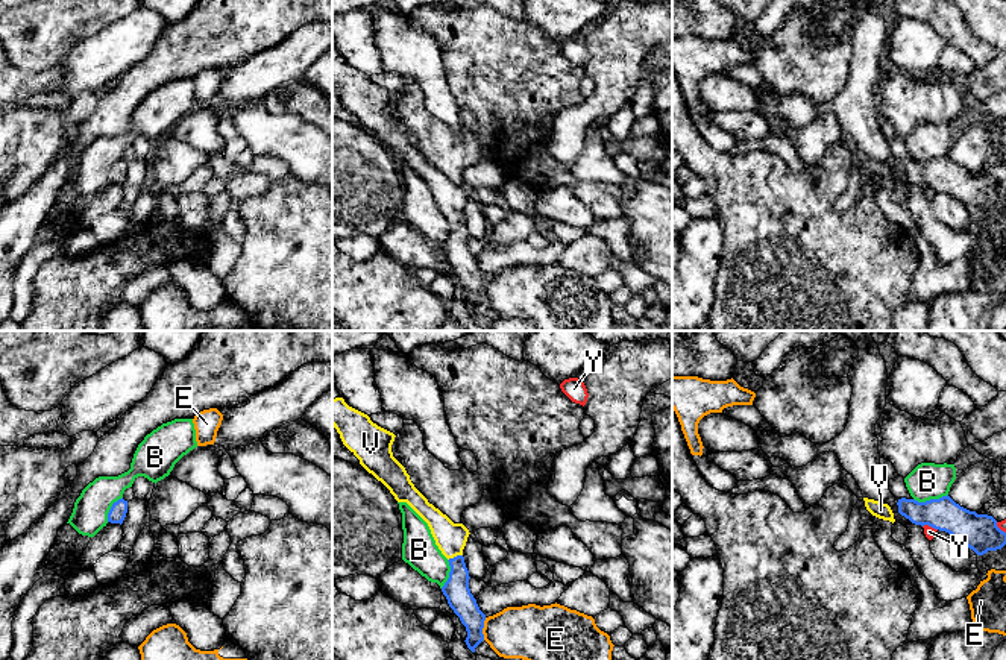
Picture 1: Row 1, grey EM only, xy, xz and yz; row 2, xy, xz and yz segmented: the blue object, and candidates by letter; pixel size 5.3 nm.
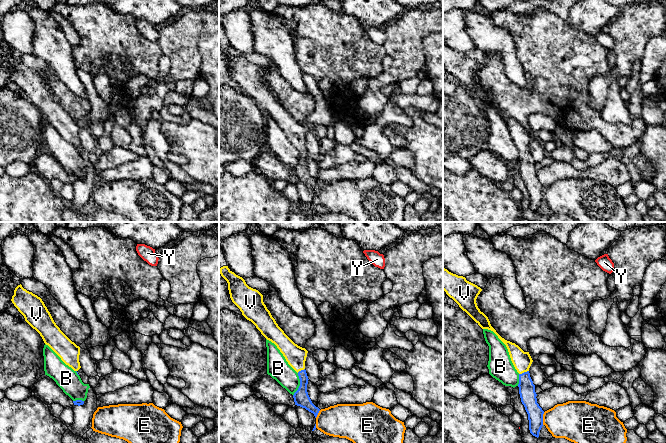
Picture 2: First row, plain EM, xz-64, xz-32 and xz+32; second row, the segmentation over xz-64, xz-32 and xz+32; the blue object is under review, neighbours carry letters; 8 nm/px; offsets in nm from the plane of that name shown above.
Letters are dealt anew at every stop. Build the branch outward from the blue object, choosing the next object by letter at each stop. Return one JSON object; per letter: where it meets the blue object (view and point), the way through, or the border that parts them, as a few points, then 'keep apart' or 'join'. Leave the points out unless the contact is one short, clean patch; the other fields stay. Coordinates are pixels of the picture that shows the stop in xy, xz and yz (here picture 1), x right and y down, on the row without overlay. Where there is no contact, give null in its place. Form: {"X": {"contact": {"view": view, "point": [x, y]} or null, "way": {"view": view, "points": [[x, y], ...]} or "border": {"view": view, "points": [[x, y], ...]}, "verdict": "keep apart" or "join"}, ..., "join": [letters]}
{"B": {"contact": {"view": "yz", "point": [930, 160]}, "border": {"view": "yz", "points": [[947, 154], [924, 161], [914, 160]]}, "verdict": "keep apart"}, "E": {"contact": {"view": "xz", "point": [483, 287]}, "verdict": "keep apart"}, "V": {"contact": {"view": "xz", "point": [454, 217]}, "way": {"view": "xz", "points": [[457, 252], [454, 217], [451, 198]]}, "verdict": "join"}, "Y": {"contact": {"view": "yz", "point": [930, 185]}, "verdict": "keep apart"}, "join": ["V"]}

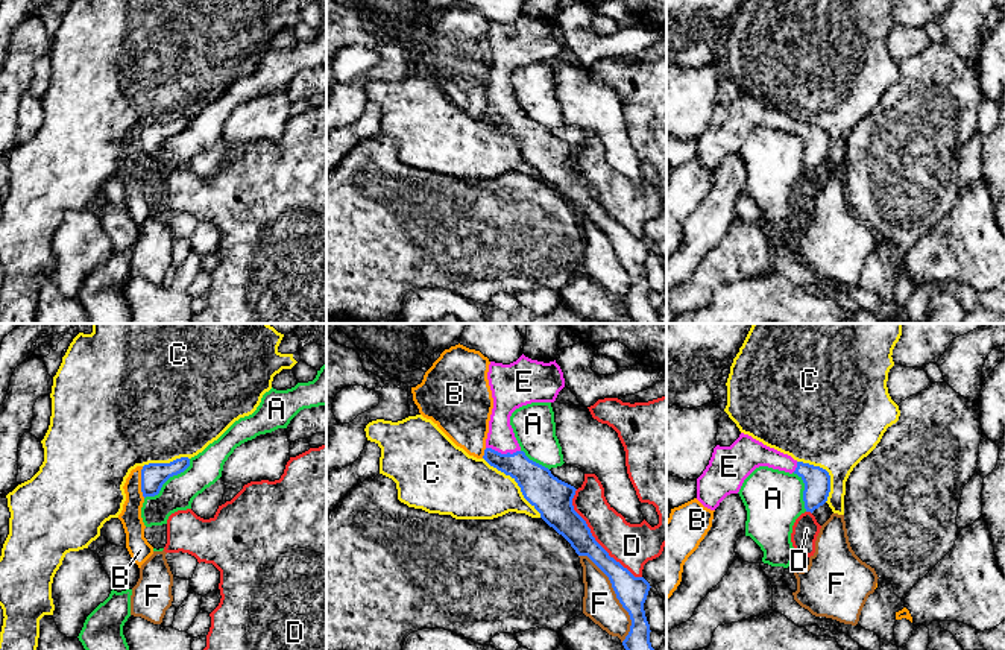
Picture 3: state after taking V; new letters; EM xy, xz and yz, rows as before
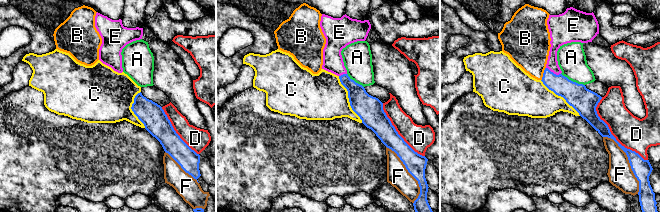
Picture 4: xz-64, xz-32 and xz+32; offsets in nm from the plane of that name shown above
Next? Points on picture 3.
{"A": {"contact": {"view": "xy", "point": [167, 138]}, "border": {"view": "xy", "points": [[190, 119], [190, 123], [173, 134], [157, 154], [144, 158]]}, "verdict": "keep apart"}, "B": {"contact": {"view": "xy", "point": [141, 141]}, "border": {"view": "xy", "points": [[141, 126], [141, 154], [144, 157]]}, "verdict": "keep apart"}, "C": {"contact": {"view": "xz", "point": [516, 141]}, "verdict": "keep apart"}, "D": {"contact": {"view": "xz", "point": [594, 198]}, "verdict": "keep apart"}, "E": {"contact": {"view": "xz", "point": [503, 114]}, "way": {"view": "xz", "points": [[538, 145], [503, 114], [500, 97]]}, "verdict": "join"}, "F": {"contact": {"view": "xz", "point": [617, 255]}, "verdict": "keep apart"}, "join": ["E"]}

